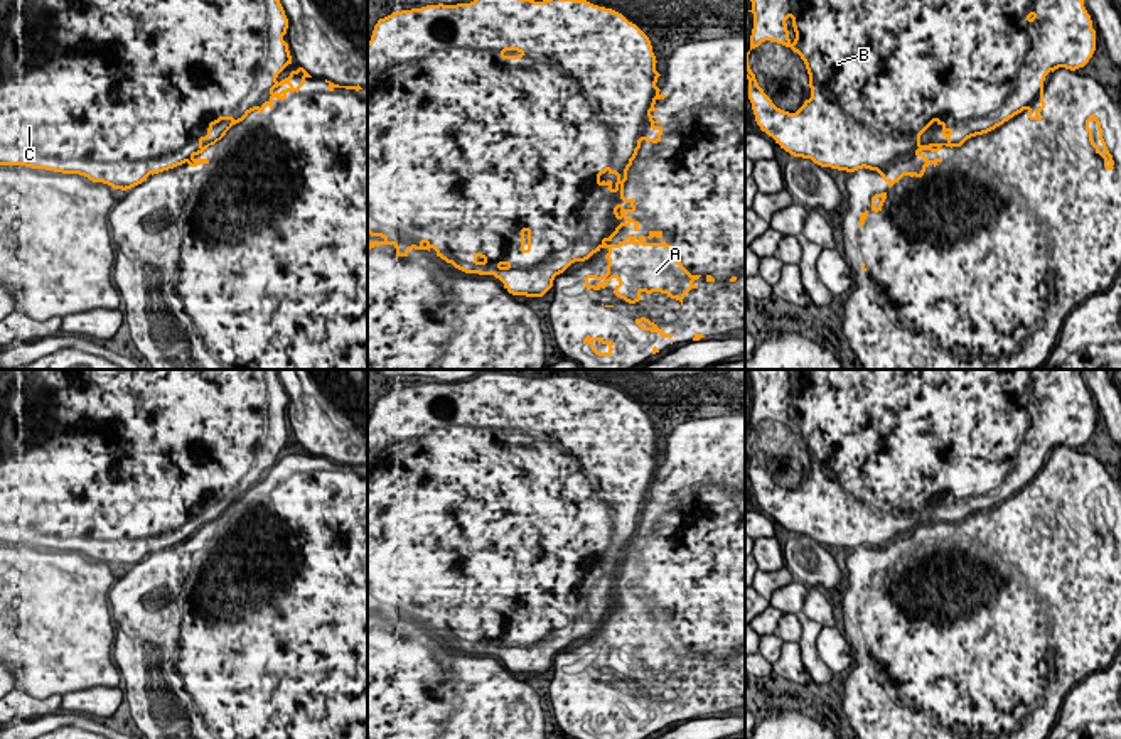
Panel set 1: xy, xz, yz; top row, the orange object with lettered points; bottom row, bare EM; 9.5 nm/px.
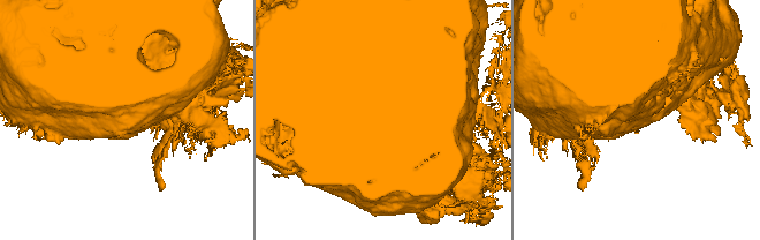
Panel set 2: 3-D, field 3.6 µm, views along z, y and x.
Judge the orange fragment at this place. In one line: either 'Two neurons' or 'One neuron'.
Two neurons

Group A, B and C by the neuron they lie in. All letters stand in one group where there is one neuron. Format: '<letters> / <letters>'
A / B C

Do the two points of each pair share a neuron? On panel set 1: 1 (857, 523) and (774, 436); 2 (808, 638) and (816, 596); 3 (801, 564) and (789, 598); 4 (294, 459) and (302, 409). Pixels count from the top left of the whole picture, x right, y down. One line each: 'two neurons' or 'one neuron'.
1: one neuron
2: two neurons
3: two neurons
4: two neurons

